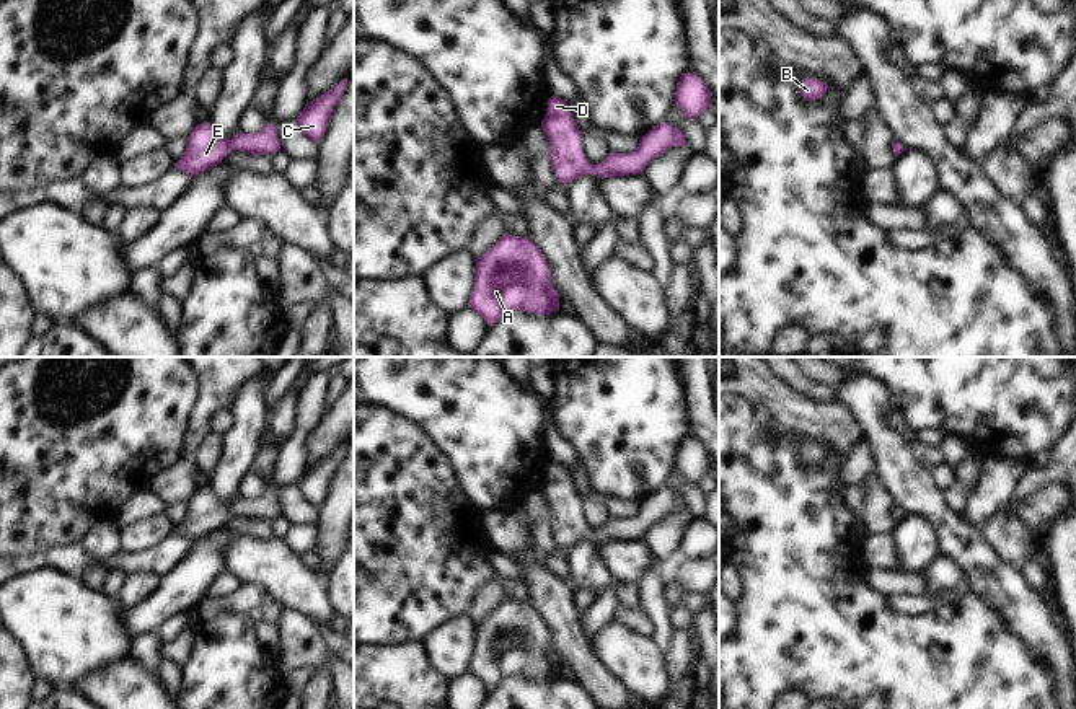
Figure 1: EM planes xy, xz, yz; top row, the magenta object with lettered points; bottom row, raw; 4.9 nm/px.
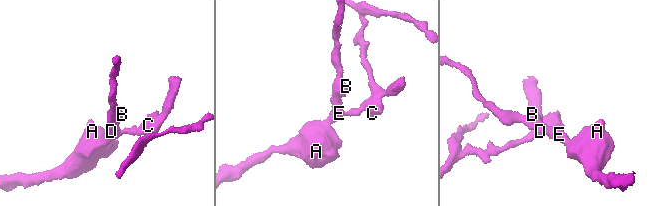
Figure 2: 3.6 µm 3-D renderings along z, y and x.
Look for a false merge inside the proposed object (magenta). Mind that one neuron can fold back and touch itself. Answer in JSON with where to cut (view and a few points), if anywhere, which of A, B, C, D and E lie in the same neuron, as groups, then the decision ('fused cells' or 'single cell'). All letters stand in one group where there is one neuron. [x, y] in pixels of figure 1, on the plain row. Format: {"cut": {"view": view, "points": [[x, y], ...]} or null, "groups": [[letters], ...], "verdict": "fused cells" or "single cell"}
{"cut": null, "groups": [["A", "B", "C", "D", "E"]], "verdict": "single cell"}

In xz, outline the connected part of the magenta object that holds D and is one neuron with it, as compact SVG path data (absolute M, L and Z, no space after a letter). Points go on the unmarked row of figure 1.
M551 461L541 494L549 505L551 535L559 548L569 549L584 539L600 543L642 539L646 530L672 512L688 512L680 494L668 487L654 491L639 504L639 512L629 518L610 518L602 528L592 530L580 513L580 495L564 468Z

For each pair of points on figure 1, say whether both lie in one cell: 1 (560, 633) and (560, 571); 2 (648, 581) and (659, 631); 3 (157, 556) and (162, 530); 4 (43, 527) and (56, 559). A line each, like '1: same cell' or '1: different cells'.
1: different cells
2: same cell
3: different cells
4: different cells

